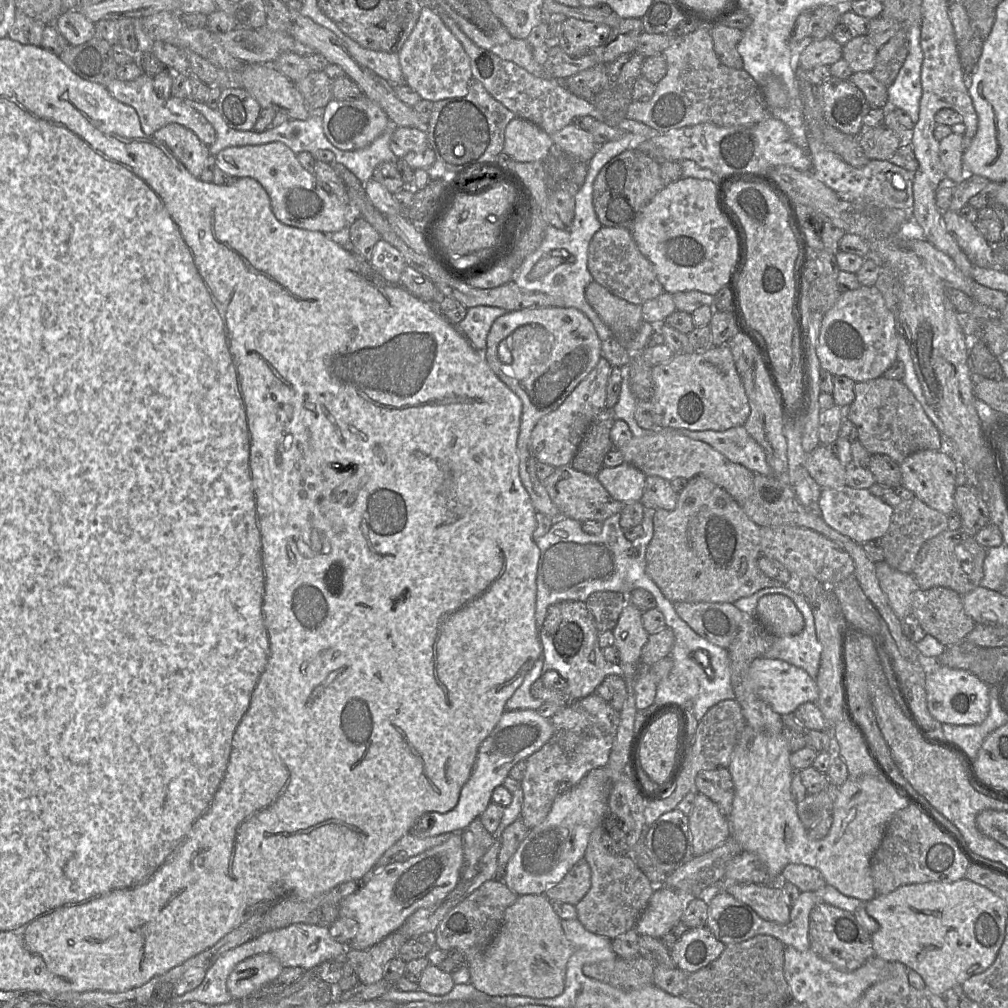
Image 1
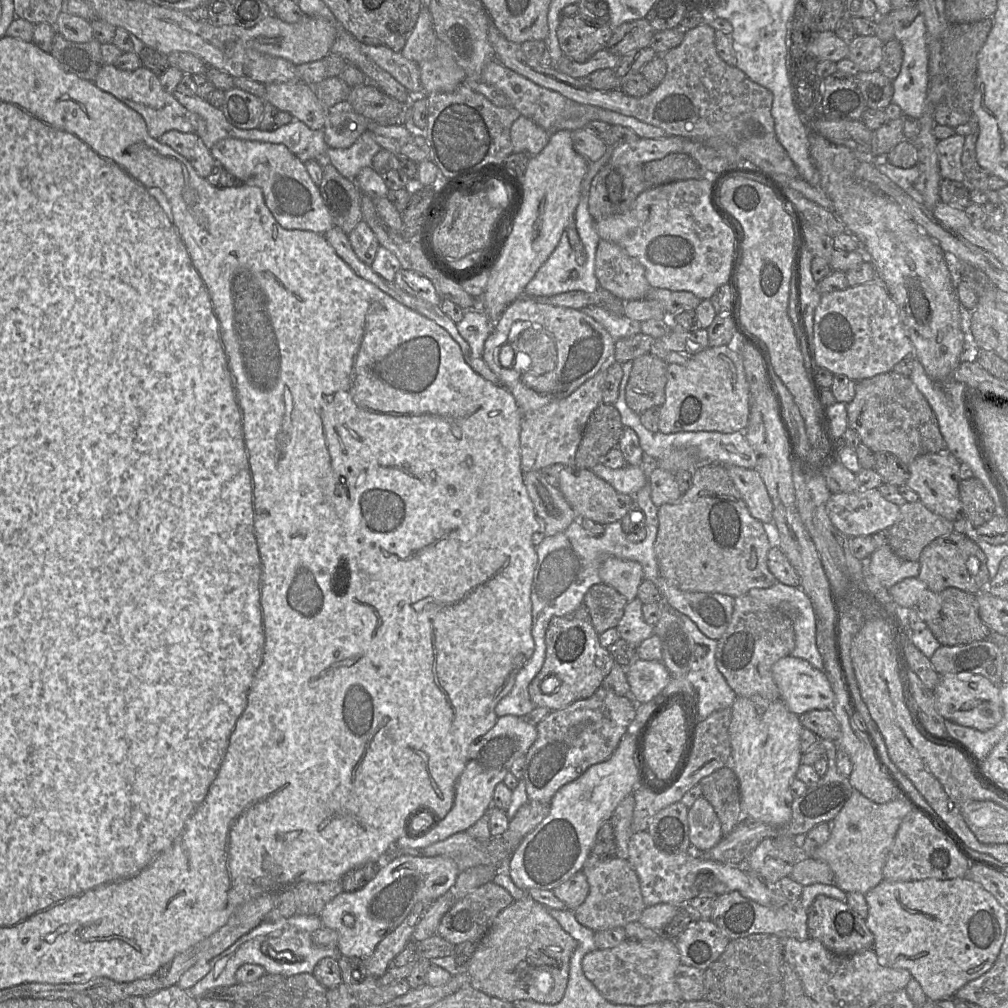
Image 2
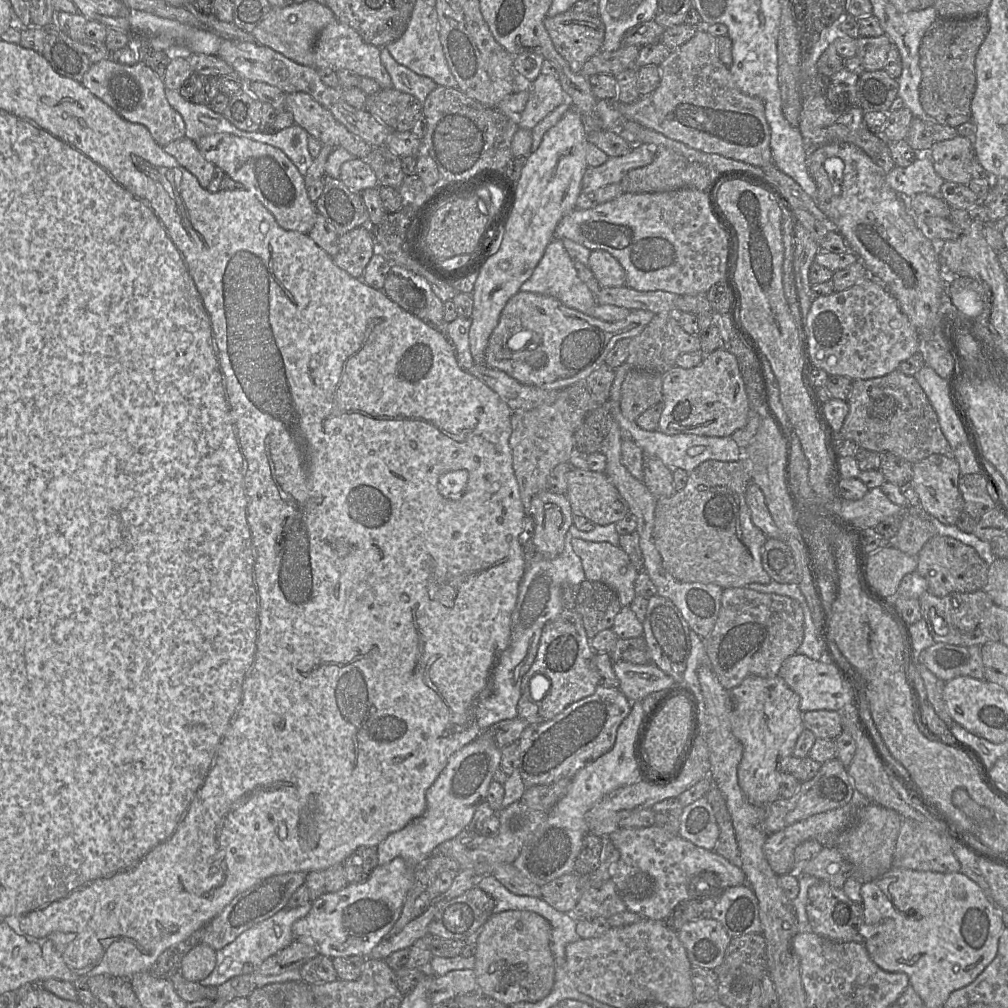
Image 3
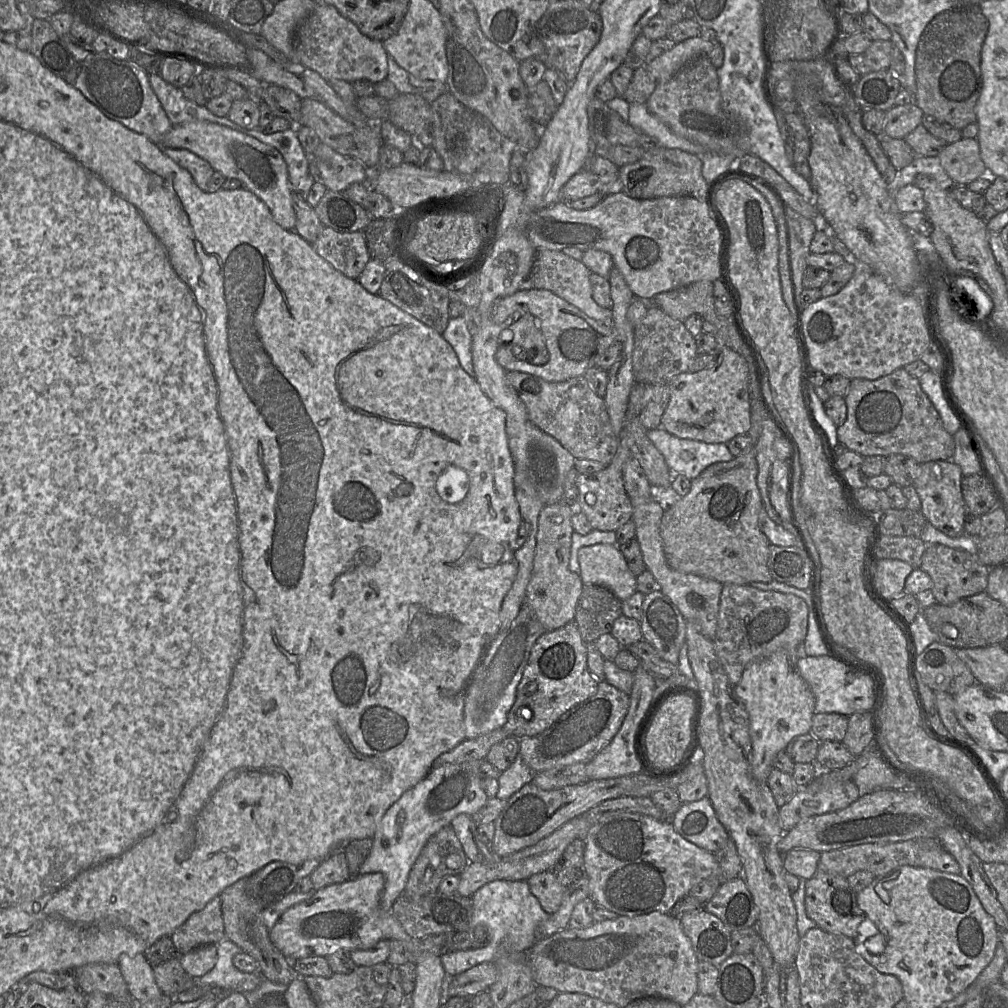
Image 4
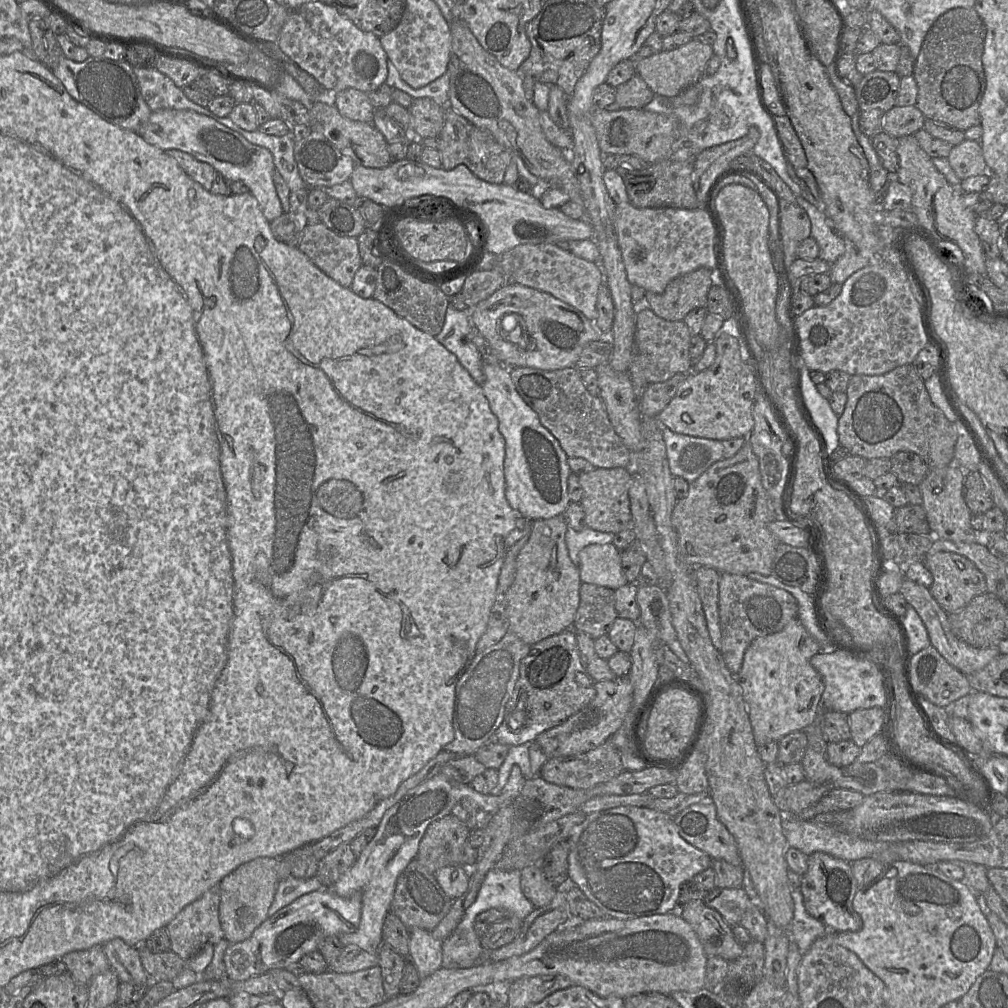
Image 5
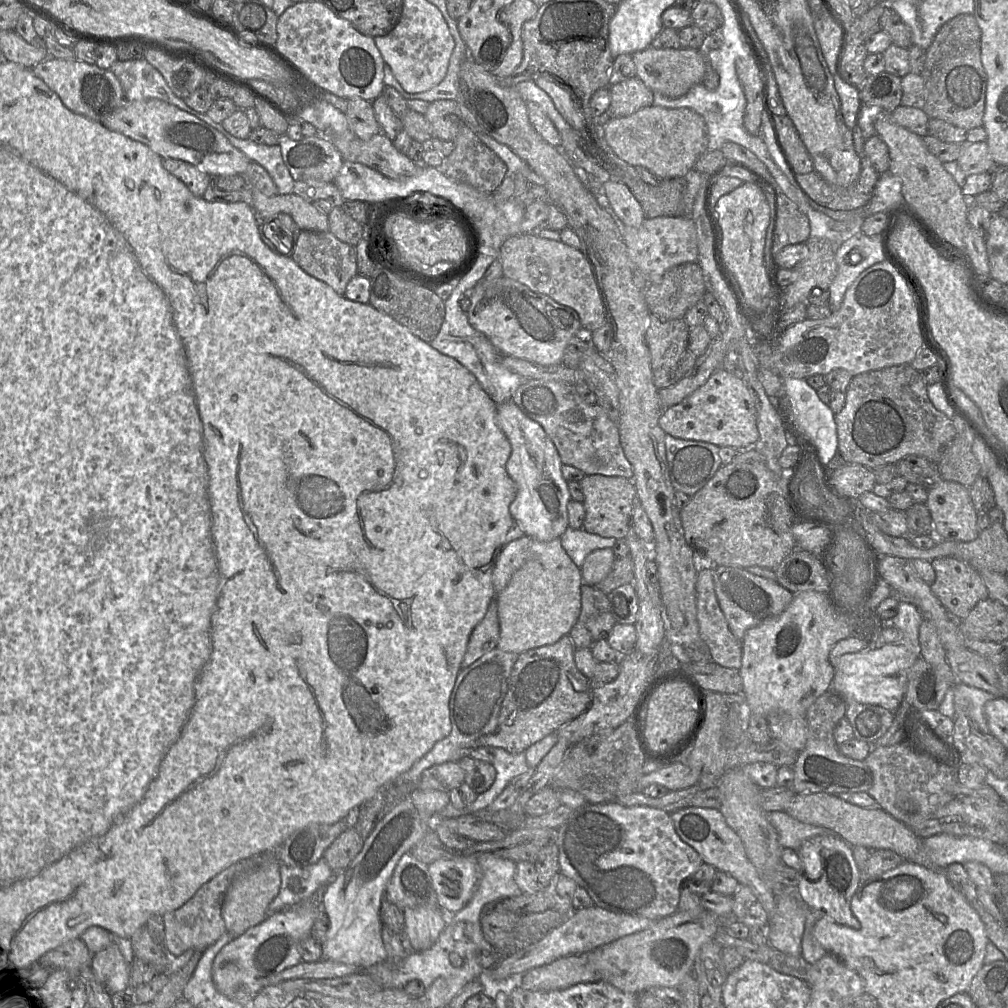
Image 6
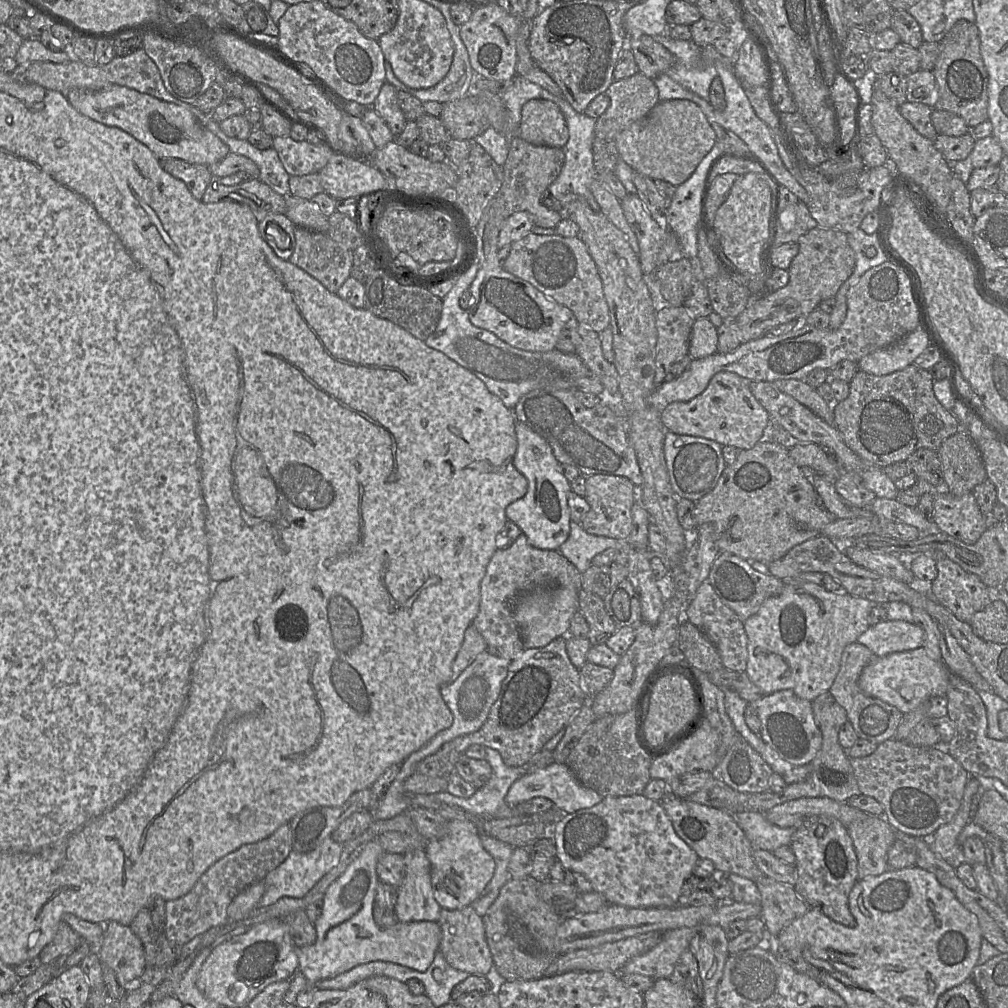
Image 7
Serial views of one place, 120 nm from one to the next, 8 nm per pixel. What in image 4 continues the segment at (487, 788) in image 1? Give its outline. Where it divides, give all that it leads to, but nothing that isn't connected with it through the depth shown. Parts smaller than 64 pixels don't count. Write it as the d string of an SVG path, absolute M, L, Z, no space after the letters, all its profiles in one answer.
M469 760L458 764L432 767L429 773L415 786L404 792L382 817L373 836L372 849L360 866L358 875L376 872L384 875L385 885L380 899L380 908L384 912L392 912L393 904L403 894L410 870L429 838L443 827L451 825L451 821L459 814L472 816L489 799L481 786L481 778L478 775L479 766L479 760Z

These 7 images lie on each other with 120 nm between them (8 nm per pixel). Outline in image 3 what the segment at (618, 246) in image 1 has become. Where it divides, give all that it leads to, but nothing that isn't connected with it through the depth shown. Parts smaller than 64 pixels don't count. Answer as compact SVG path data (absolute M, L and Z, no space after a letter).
M592 250L588 262L601 287L625 286L625 270L619 261L605 250Z

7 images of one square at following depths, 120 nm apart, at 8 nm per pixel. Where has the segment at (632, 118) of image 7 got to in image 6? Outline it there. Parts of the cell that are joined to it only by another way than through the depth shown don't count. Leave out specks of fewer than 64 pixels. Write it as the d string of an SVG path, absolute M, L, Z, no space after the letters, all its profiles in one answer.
M636 75L610 85L609 90L611 103L606 112L610 119L626 117L653 105L654 92Z

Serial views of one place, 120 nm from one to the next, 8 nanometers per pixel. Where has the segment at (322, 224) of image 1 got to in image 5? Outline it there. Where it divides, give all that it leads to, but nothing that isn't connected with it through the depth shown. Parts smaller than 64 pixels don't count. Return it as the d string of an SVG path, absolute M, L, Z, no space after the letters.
M160 109L152 111L148 120L136 133L148 144L162 151L179 150L211 165L227 182L243 182L249 188L249 193L258 201L269 222L284 212L273 182L275 165L271 152L248 142L238 132L195 111Z

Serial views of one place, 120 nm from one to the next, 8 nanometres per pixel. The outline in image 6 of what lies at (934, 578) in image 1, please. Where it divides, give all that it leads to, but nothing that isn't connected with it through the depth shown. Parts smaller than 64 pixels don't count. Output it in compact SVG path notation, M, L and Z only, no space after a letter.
M939 557L931 565L936 574L931 591L955 619L962 620L978 602L989 598L980 573L962 560Z

